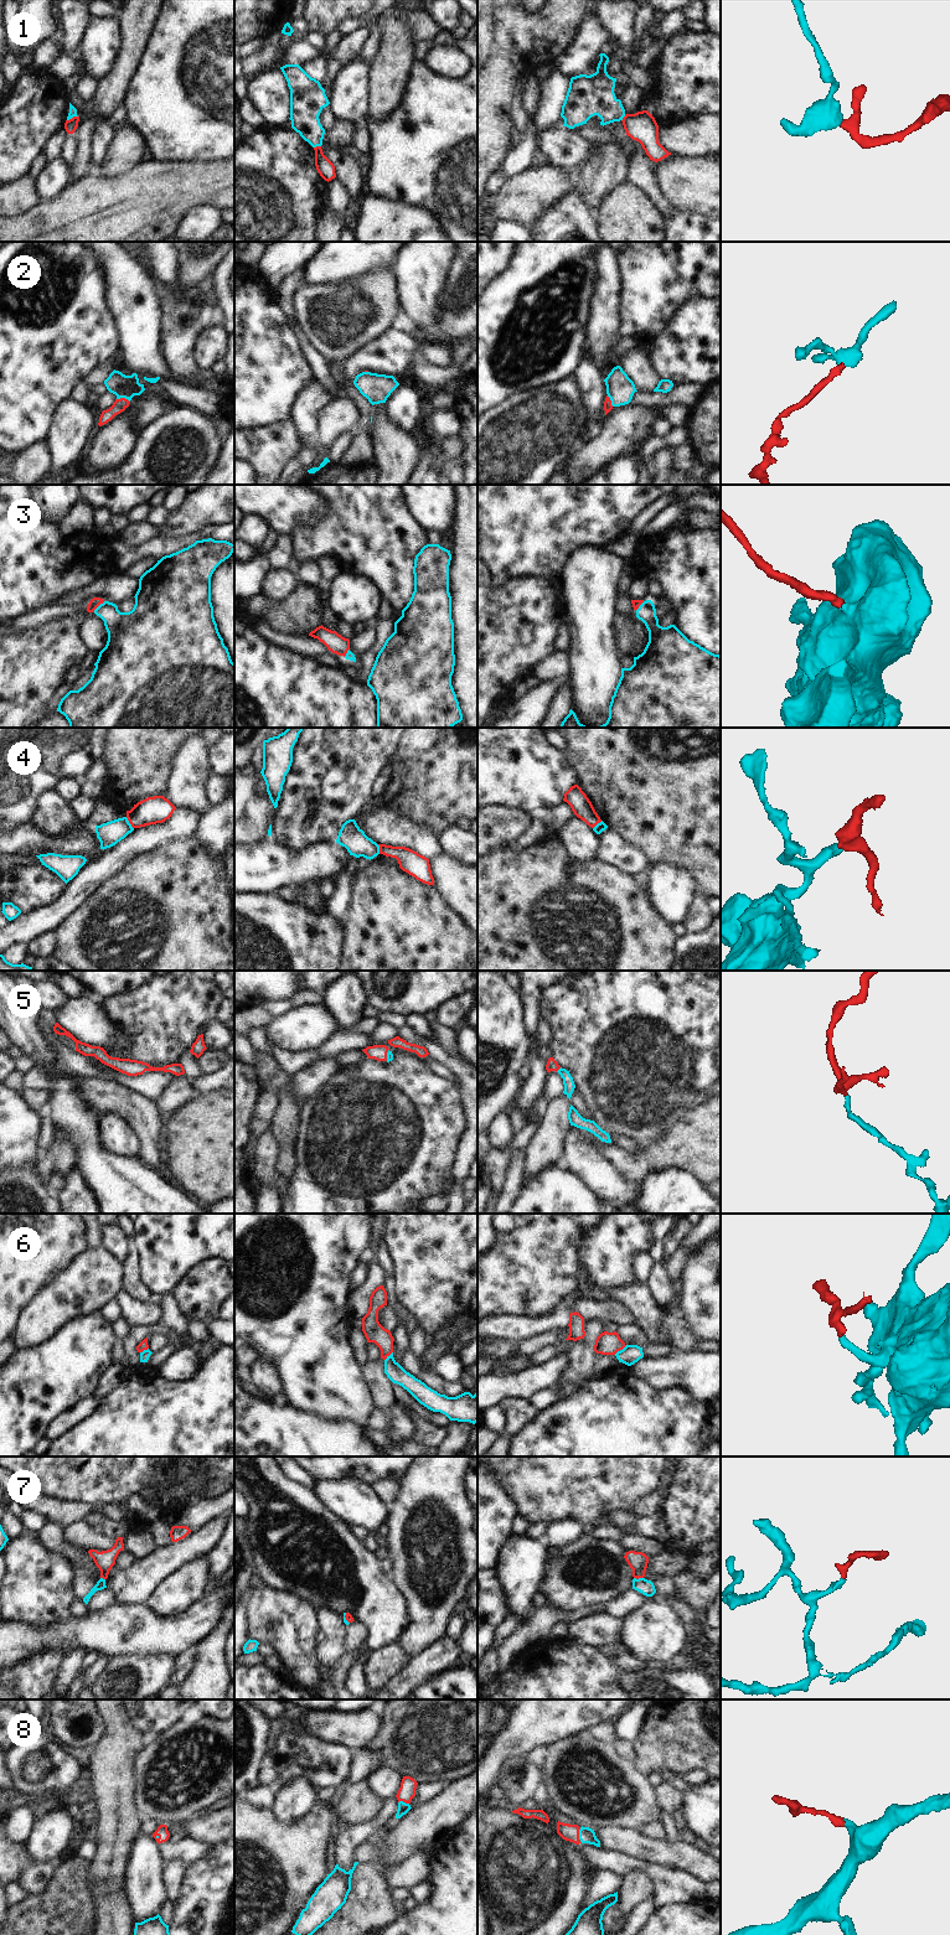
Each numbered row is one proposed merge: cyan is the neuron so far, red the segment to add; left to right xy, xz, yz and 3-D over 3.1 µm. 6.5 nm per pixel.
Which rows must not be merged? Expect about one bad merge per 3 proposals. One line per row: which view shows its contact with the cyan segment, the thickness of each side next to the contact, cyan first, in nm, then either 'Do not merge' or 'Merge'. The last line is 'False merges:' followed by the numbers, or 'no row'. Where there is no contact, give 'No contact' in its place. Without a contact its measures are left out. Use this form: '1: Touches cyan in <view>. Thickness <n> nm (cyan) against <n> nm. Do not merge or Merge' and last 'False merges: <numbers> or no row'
1: Touches cyan in xy. Thickness 50 nm (cyan) against 80 nm. Do not merge
2: Touches cyan in xy. Thickness 150 nm (cyan) against 90 nm. Merge
3: Touches cyan in xy. Thickness 260 nm (cyan) against 70 nm. Merge
4: Touches cyan in xy. Thickness 150 nm (cyan) against 180 nm. Do not merge
5: Touches cyan in yz. Thickness 70 nm (cyan) against 80 nm. Merge
6: Touches cyan in yz. Thickness 120 nm (cyan) against 140 nm. Do not merge
7: Touches cyan in yz. Thickness 100 nm (cyan) against 130 nm. Merge
8: Touches cyan in yz. Thickness 100 nm (cyan) against 110 nm. Merge
False merges: 1, 4, 6.

